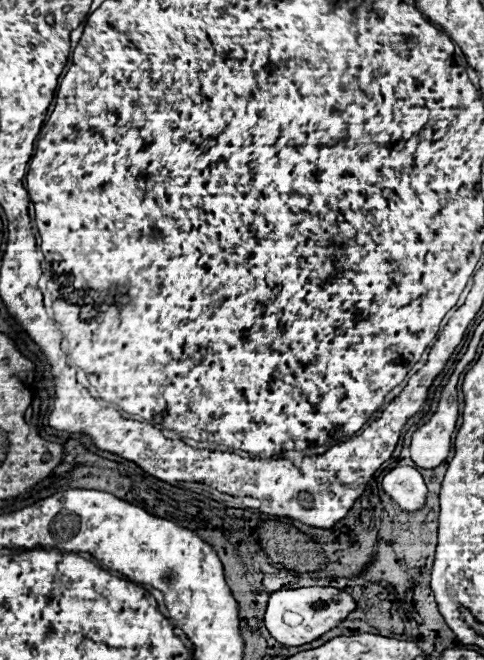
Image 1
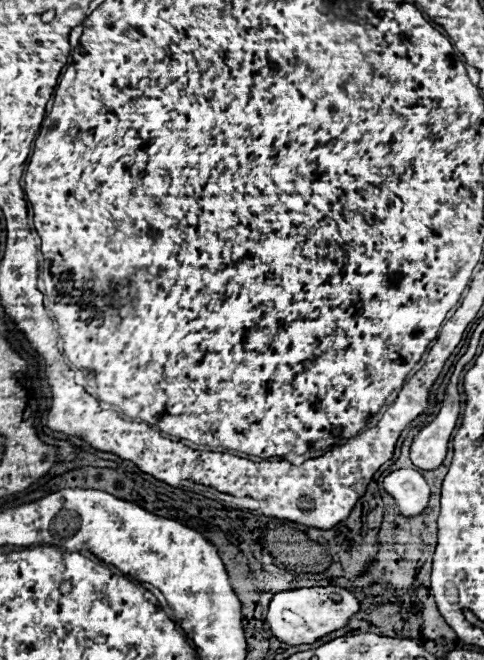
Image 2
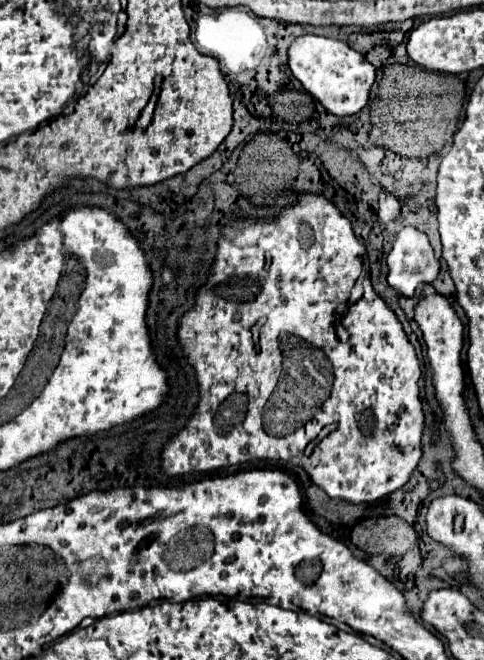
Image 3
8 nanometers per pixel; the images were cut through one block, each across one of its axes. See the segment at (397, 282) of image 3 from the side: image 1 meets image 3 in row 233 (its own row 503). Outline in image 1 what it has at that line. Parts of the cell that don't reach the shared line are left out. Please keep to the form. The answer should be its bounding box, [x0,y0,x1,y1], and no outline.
[382,466,426,510]

